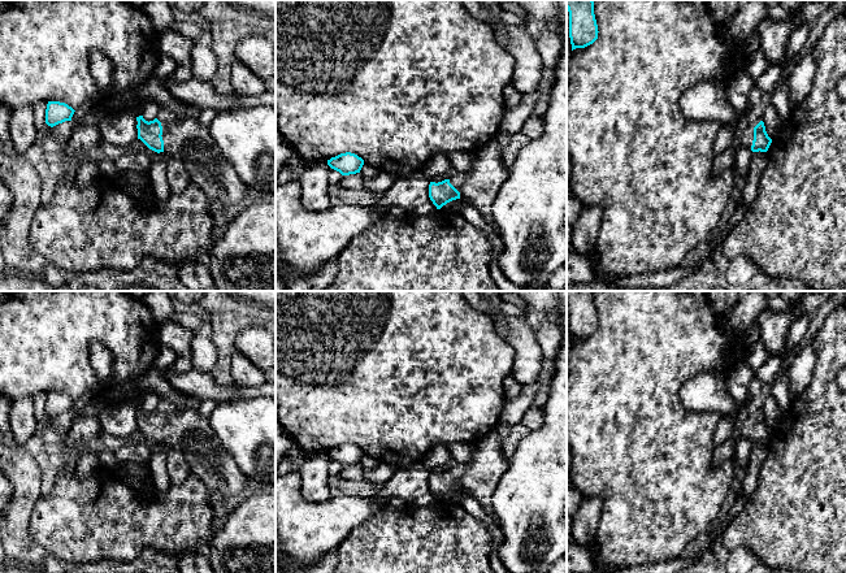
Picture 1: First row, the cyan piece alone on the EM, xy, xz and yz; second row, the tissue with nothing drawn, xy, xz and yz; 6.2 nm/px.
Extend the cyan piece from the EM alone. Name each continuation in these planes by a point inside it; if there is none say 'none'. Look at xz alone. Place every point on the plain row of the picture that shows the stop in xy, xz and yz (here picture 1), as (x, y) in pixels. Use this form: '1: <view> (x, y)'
1: xz (480, 477)

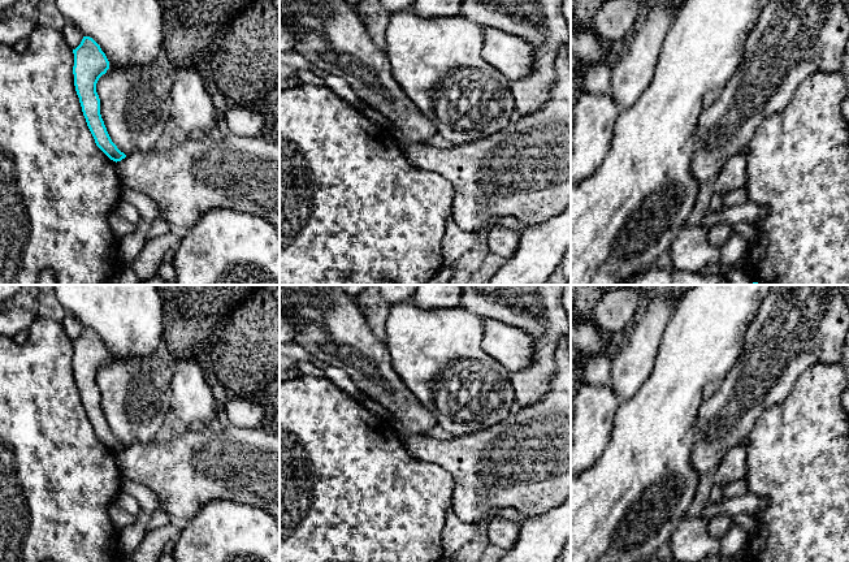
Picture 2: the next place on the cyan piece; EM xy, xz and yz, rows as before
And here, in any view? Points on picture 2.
none

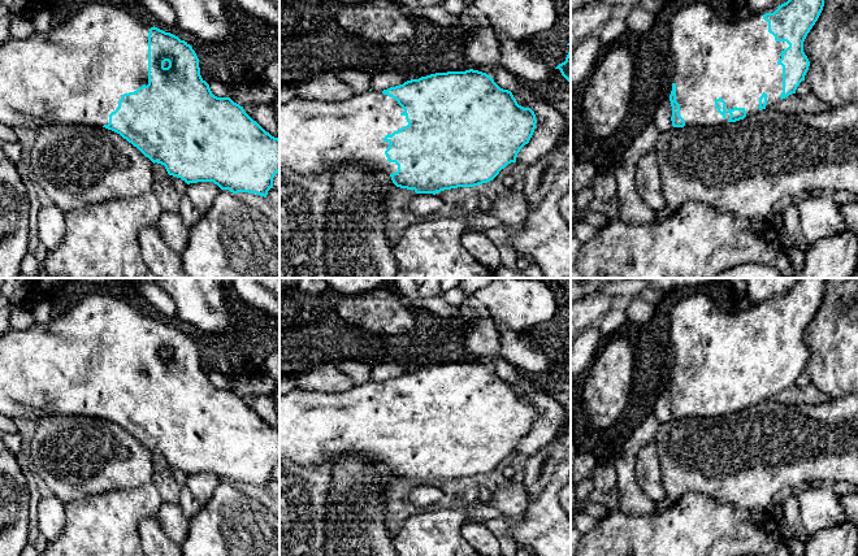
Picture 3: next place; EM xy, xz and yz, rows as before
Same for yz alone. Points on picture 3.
1: yz (737, 352)

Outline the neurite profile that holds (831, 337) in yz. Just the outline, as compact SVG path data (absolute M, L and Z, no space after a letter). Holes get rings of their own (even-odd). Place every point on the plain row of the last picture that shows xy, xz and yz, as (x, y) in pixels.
M826 278L823 301L803 333L810 352L805 372L828 399L858 392L858 278Z

